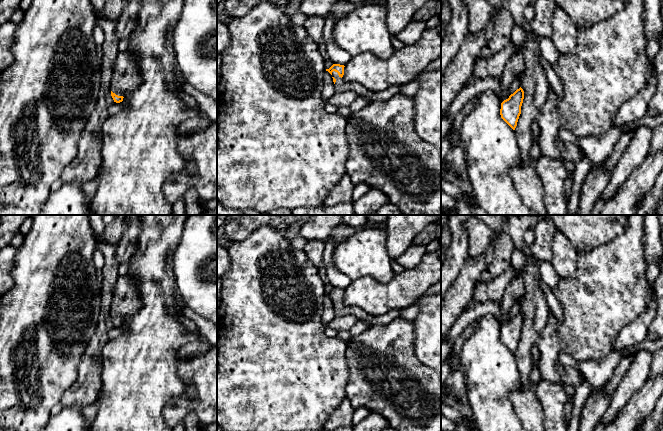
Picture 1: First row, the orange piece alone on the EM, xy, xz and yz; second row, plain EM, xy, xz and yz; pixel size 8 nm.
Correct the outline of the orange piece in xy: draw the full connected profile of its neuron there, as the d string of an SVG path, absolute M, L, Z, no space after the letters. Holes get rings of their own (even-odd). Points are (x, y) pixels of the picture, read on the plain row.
M128 274L120 277L116 282L111 303L111 320L114 326L122 326L124 318L134 315L142 306L134 279Z

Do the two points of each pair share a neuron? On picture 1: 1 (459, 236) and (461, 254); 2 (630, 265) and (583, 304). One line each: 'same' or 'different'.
1: same
2: same

